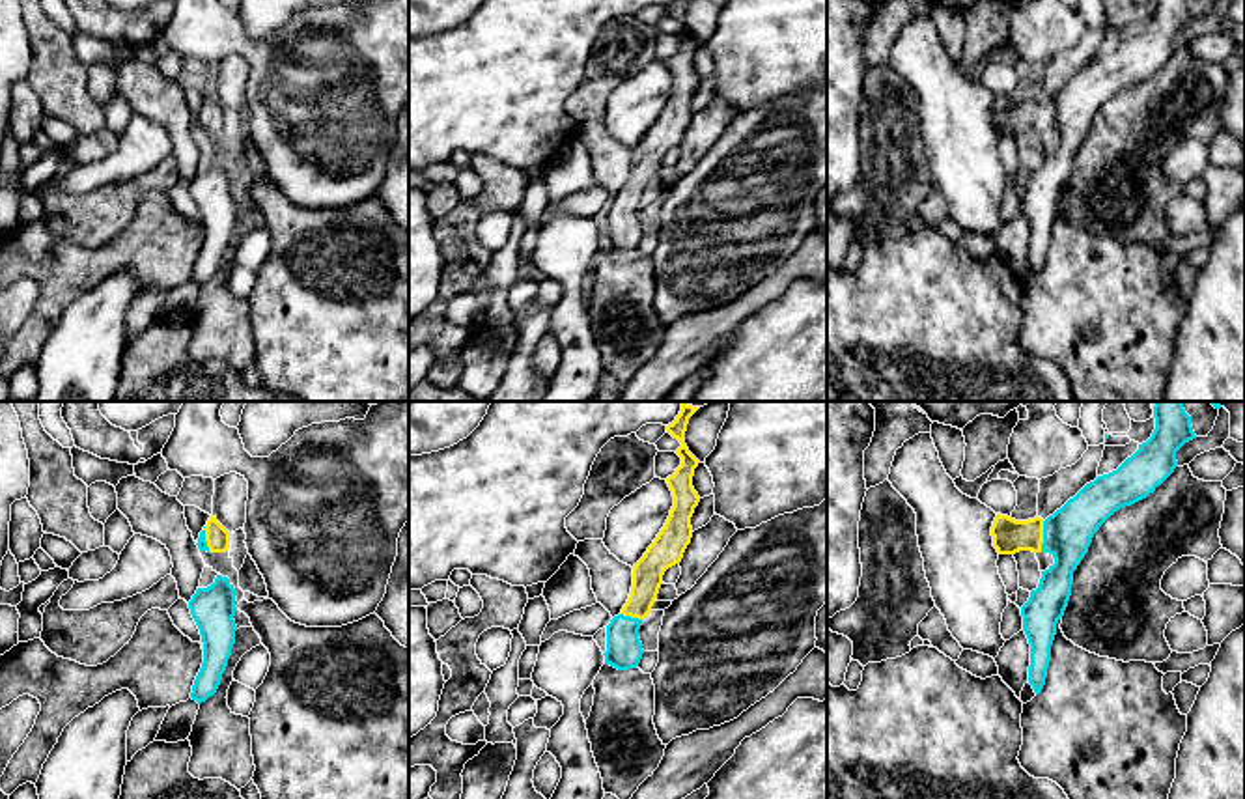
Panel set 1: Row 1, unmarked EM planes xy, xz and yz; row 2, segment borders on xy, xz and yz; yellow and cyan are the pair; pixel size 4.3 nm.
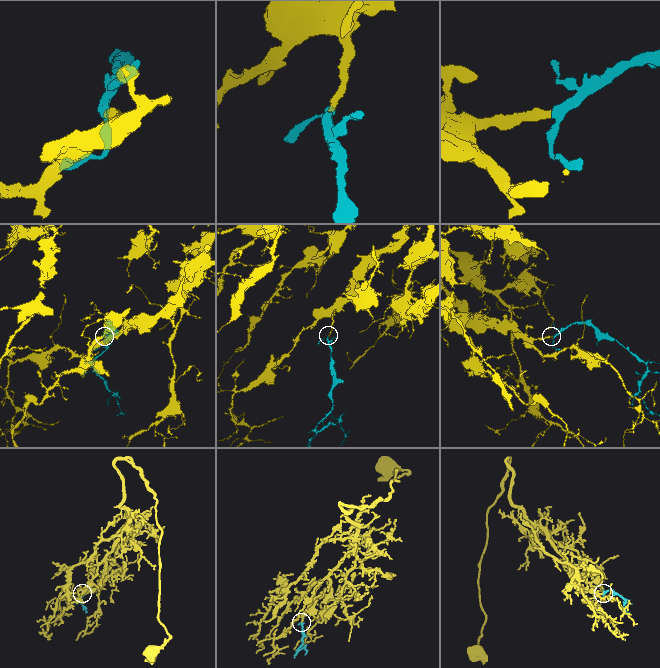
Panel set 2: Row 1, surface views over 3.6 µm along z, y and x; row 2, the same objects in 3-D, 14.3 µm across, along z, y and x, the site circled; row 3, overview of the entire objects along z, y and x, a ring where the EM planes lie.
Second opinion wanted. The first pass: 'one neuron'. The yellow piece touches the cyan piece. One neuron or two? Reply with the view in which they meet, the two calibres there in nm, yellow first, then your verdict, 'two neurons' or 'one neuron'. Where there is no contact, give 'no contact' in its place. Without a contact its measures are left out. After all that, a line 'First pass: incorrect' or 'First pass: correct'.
meets yellow in yz; 150 nm thick on the yellow side, 220 nm on the other; one neuron
First pass: correct

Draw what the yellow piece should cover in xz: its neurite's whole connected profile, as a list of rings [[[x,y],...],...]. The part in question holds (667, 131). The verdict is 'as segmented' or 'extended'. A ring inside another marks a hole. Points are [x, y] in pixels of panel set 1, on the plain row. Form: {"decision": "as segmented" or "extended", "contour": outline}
{"decision": "extended", "contour": [[[676,0],[666,7],[666,13],[681,24],[676,32],[681,39],[681,47],[666,60],[674,88],[664,108],[633,149],[633,168],[627,185],[607,207],[605,246],[618,252],[638,248],[644,235],[638,220],[640,205],[651,194],[664,153],[681,144],[692,119],[691,99],[700,84],[692,69],[692,58],[700,43],[685,26],[687,6],[689,0]]]}

